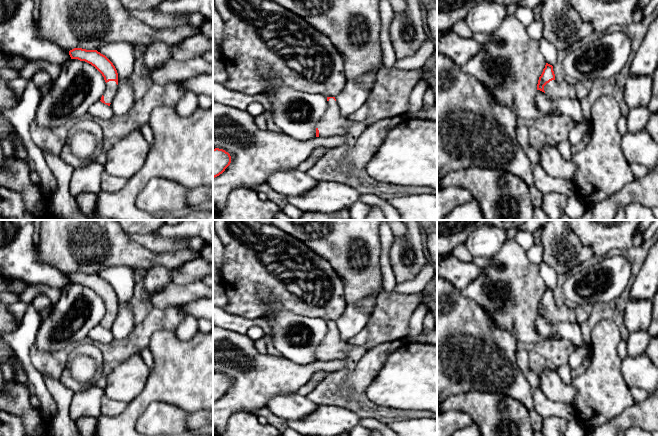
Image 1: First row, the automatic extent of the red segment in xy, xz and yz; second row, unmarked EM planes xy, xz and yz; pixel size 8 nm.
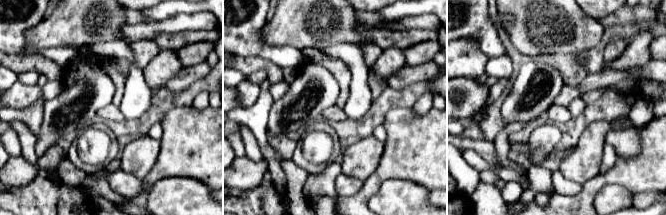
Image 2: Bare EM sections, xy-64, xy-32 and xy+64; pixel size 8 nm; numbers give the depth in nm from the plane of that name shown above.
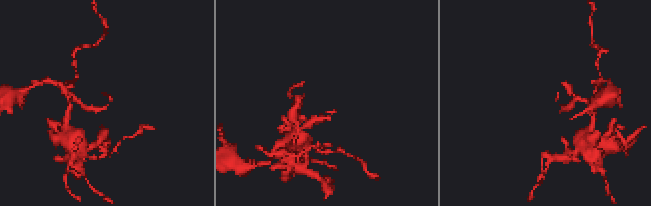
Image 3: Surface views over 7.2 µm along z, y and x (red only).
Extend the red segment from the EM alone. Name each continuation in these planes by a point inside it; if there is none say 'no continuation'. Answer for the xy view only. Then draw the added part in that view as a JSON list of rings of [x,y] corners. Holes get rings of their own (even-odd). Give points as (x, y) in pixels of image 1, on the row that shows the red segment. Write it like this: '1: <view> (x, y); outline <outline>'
1: xy (111, 87); outline [[[109,81],[106,83],[106,88],[103,94],[105,103],[112,102],[113,98],[116,95],[117,88],[118,85],[116,84],[115,81]]]

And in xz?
1: xz (333, 123); outline [[[333,98],[328,101],[328,109],[323,118],[317,124],[319,137],[343,136],[347,126],[351,123],[349,118],[344,118]]]

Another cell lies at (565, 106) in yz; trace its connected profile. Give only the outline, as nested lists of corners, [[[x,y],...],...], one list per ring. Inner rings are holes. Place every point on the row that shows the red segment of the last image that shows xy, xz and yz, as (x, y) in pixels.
[[[537,90],[536,104],[544,113],[557,111],[569,115],[575,122],[581,122],[585,118],[582,114],[582,107],[579,100],[567,98],[551,99],[544,92]]]

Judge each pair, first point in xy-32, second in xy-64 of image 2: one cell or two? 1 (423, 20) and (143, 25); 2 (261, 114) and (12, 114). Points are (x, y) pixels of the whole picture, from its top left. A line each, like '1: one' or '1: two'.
1: one
2: one

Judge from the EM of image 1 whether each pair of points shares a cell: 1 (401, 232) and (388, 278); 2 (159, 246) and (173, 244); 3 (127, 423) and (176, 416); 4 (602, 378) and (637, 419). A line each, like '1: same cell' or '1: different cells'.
1: different cells
2: same cell
3: different cells
4: different cells

